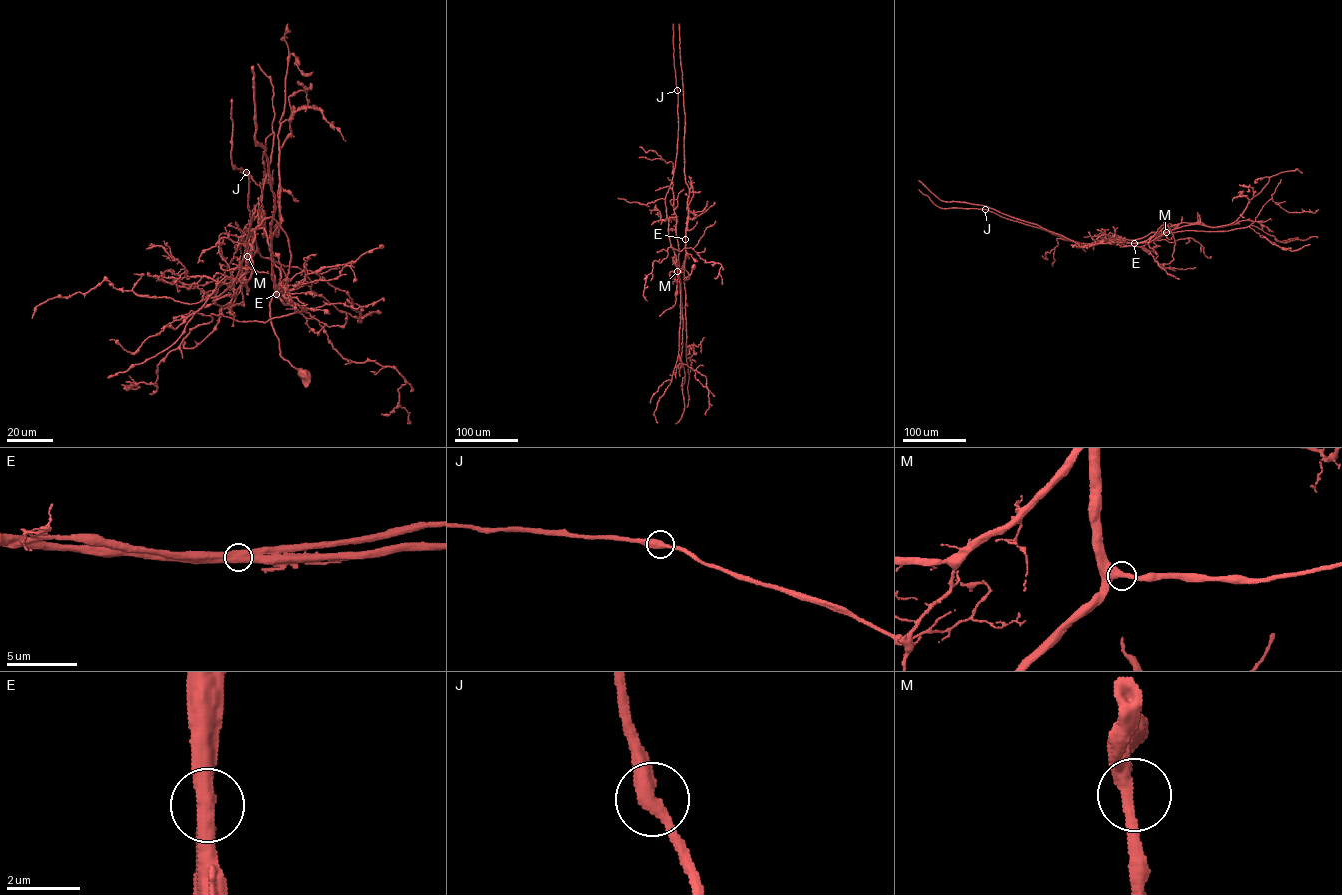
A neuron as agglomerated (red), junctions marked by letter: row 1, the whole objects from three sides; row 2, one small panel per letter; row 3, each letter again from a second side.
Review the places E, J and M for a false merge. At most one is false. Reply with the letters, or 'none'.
E

